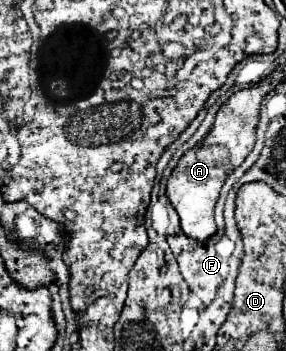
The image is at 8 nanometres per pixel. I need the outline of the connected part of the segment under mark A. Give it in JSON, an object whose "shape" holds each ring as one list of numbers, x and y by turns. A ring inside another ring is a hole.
{"shape":[[263,80,255,86,243,88,235,92,217,112,215,124,211,132,203,138,201,144,195,144,185,156,179,160,167,182,167,198,179,214,181,230,185,236,193,240,207,240,217,232,213,210,219,200,221,186,225,178,247,158,255,144,255,126,259,122,259,106,261,100,269,92,263,92]]}

